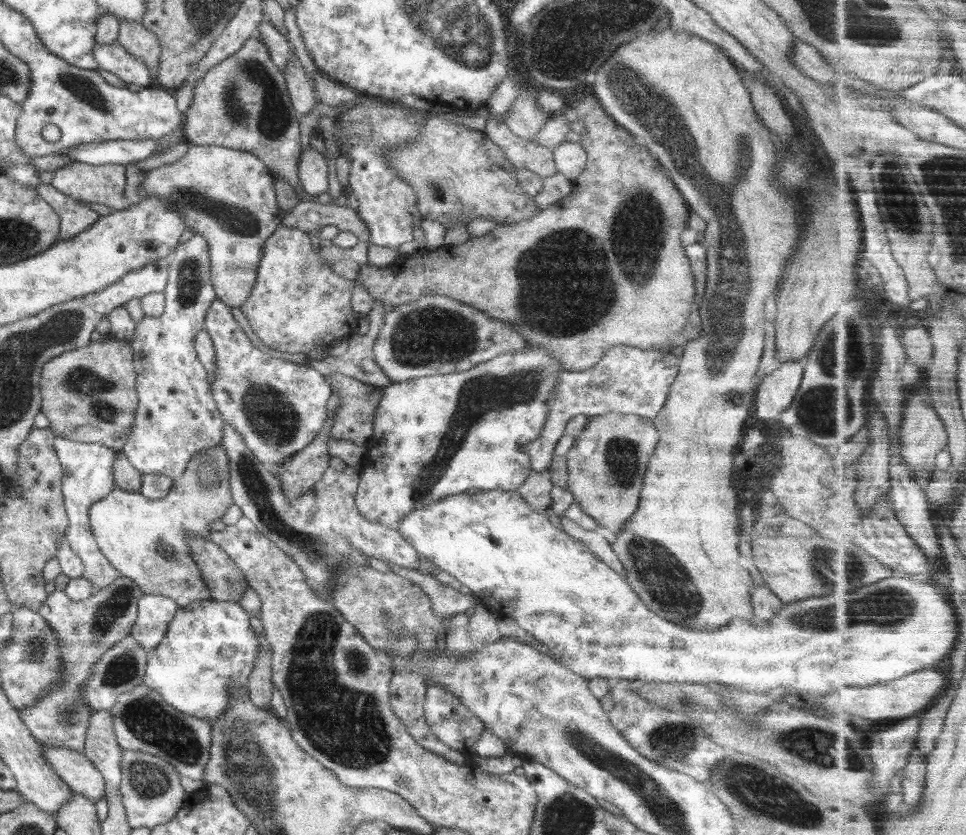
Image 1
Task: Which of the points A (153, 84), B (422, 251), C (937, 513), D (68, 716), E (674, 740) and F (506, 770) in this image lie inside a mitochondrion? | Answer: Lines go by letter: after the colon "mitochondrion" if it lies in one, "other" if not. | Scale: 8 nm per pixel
A: other
B: other
C: other
D: mitochondrion
E: mitochondrion
F: other

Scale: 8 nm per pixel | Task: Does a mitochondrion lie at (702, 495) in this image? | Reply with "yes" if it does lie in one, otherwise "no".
no

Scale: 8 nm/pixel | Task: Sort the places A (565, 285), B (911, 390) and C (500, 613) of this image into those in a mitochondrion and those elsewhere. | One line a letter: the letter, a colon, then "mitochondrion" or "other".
A: mitochondrion
B: other
C: other

